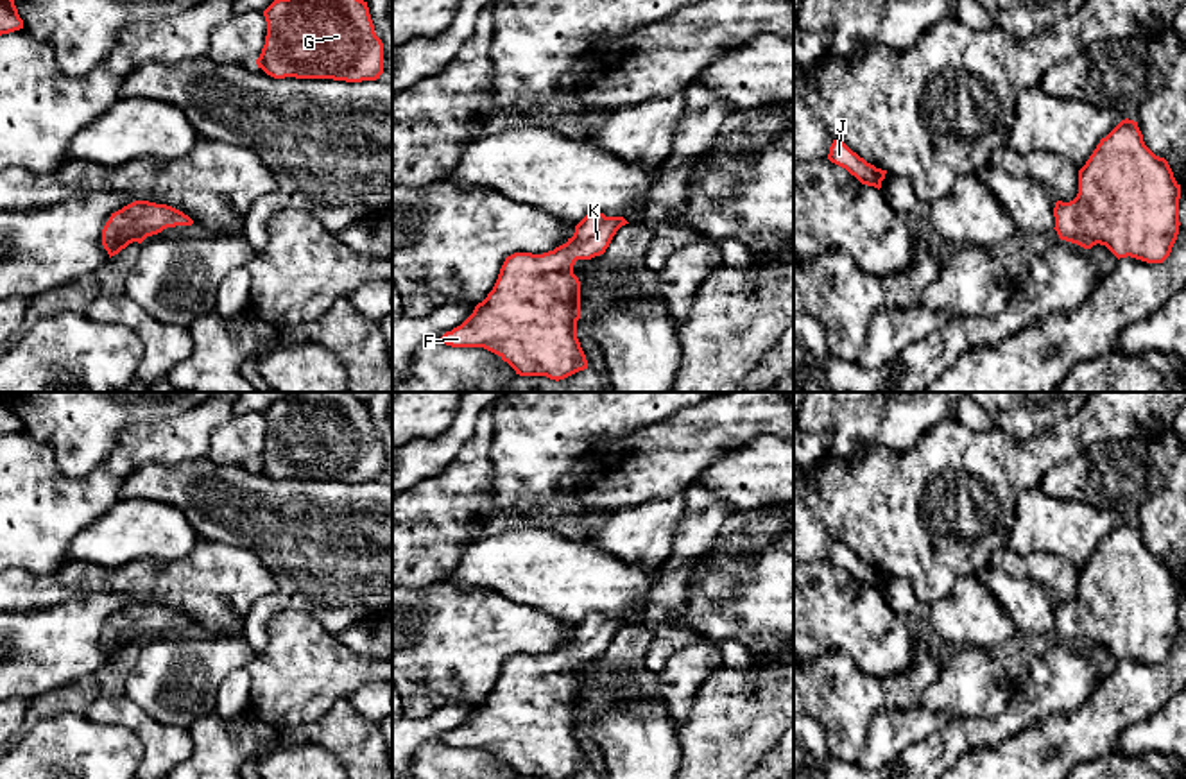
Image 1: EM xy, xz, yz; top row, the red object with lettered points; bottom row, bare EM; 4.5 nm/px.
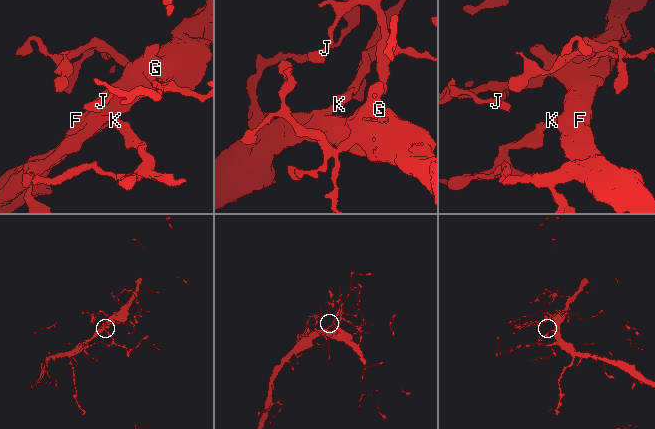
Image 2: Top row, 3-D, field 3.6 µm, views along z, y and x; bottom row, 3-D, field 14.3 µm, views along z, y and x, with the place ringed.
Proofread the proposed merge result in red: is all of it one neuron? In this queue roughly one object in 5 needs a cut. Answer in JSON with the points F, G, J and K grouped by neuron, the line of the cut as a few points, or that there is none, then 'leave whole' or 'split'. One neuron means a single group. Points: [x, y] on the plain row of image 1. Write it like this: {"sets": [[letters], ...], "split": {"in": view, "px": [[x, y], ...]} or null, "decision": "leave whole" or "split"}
{"sets": [["F", "G", "J", "K"]], "split": null, "decision": "leave whole"}

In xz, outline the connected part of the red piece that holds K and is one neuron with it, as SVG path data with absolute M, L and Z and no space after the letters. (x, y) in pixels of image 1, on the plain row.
M591 612L577 627L572 639L543 655L514 654L505 659L498 681L473 715L441 743L451 749L484 749L507 763L520 777L568 779L588 770L577 740L580 720L580 682L573 675L577 661L591 661L609 648L616 632L629 625L623 618Z

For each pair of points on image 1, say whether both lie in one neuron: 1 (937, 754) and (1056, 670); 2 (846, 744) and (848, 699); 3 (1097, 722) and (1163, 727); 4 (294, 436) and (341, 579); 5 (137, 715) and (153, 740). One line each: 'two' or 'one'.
1: one
2: one
3: two
4: one
5: one

